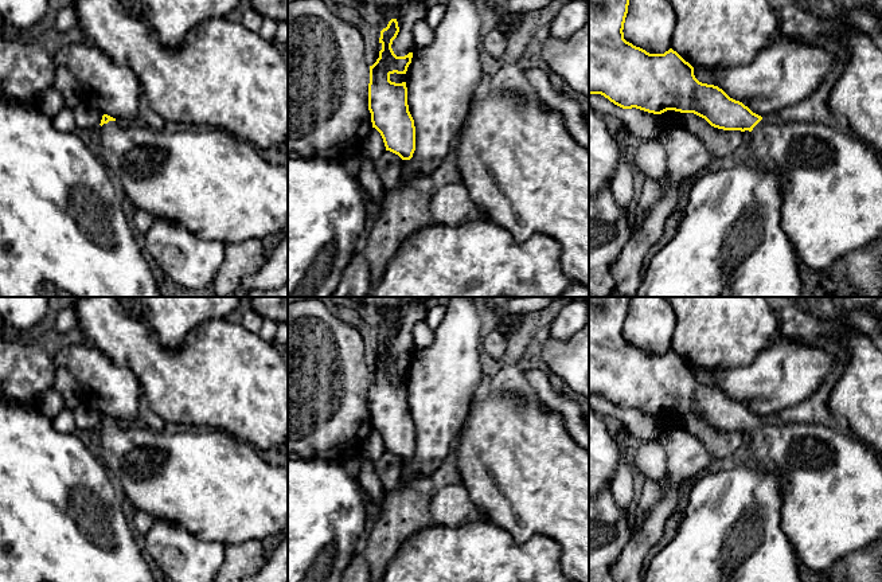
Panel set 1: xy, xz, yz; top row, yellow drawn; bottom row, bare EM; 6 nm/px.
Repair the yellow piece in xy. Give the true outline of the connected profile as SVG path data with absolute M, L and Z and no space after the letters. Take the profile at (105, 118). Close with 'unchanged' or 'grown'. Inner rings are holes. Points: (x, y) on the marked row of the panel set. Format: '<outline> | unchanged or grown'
M108 114L102 116L101 120L101 147L97 151L99 159L104 161L109 169L112 177L117 183L124 198L128 198L134 208L144 210L149 212L153 219L165 218L171 222L180 223L188 228L192 234L207 241L219 241L223 243L243 242L247 239L262 241L265 237L274 234L280 230L288 228L288 168L284 165L274 165L268 163L253 144L237 138L233 134L211 128L191 128L188 130L182 130L176 133L165 133L160 130L153 130L148 126L134 126L132 124L124 124Z | grown

